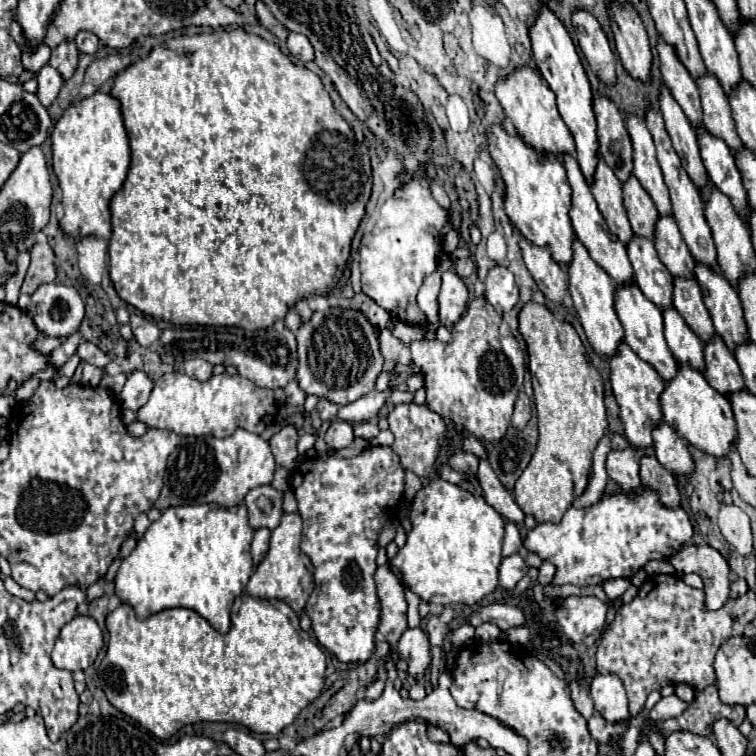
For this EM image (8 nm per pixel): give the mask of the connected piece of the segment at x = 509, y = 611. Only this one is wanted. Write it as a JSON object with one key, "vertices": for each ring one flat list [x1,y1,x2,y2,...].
{"vertices":[[507,603,481,605,473,615,467,617,467,623,473,627,481,625,481,621,489,621,503,631,517,627,517,625,529,625,529,619,525,617,523,609,517,605,507,605]]}

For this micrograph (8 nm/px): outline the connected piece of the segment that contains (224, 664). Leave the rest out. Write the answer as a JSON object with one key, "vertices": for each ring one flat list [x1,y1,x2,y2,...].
{"vertices":[[247,593,239,595,231,607,231,631,221,635,215,631,201,615,197,615,191,609,165,609,155,615,151,615,145,621,139,621,129,605,119,605,113,613,107,615,107,629,109,629,109,643,107,643,107,655,99,667,99,677,101,677,101,687,113,707,117,707,121,713,129,715,131,719,139,721,145,729,153,731,159,739,169,739,173,737,183,725,189,723,199,723,199,721,227,721,227,723,241,723,249,727,253,733,263,733,263,735,277,735,283,727,291,725,295,717,299,715,301,709,305,709,313,699,321,695,323,683,325,683,325,653,323,649,311,639,307,631,299,627,299,615,281,599,257,599]]}

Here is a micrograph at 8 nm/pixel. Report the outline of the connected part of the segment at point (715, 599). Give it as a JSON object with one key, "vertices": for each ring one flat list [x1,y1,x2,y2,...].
{"vertices":[[707,543,685,545,667,561,675,567,679,575,697,573,703,579,705,583,703,591,707,595,707,609,715,611,725,605,725,601,729,599,731,569,729,569,727,559,717,549,707,547]]}

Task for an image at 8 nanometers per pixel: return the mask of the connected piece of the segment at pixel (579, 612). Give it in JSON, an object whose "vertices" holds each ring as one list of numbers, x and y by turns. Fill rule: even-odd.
{"vertices":[[571,595,557,603,555,617,565,637,575,645,591,647,603,633,607,605,591,595]]}

